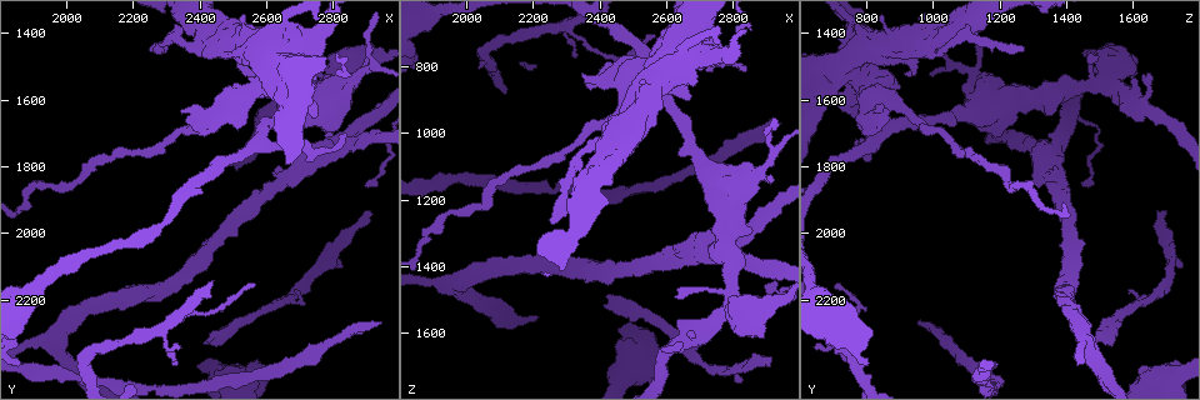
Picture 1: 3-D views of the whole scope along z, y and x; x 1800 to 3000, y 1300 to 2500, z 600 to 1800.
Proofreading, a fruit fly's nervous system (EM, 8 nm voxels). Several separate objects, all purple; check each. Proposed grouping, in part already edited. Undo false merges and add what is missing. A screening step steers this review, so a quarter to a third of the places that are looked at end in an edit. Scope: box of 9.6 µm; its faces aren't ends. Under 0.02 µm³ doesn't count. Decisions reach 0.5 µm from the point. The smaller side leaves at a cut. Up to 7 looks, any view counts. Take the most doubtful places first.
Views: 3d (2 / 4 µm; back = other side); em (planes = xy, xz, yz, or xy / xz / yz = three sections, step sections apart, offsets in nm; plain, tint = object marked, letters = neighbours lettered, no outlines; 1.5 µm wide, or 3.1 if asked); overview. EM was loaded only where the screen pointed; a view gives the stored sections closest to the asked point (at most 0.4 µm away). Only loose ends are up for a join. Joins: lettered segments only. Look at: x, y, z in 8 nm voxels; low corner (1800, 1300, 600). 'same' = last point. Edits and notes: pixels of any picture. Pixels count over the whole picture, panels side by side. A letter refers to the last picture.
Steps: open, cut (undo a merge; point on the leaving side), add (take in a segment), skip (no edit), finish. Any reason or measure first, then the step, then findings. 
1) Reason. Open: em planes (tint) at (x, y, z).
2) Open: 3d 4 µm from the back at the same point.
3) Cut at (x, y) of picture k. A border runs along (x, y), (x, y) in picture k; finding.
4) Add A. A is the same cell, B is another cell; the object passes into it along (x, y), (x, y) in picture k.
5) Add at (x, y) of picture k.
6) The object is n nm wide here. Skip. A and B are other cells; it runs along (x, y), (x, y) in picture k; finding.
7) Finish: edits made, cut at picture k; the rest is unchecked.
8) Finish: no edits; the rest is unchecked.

Long arm stops here. Open: em xy step 4 (letters) at (2950, 2270, 960).

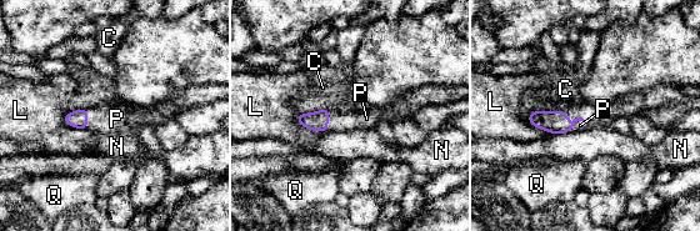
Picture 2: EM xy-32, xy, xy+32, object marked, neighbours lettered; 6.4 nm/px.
Open: em planes (letters) at the same point.

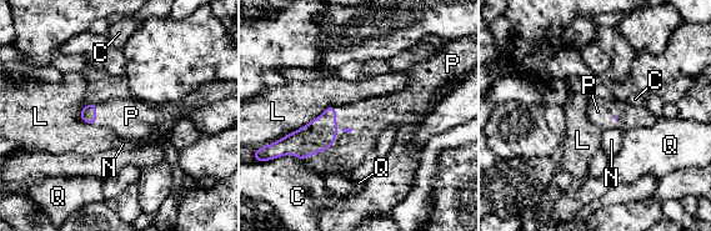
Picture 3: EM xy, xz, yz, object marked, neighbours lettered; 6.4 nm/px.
Add P. P is the same cell, C, L, N and Q are other cells; the object passes into it along (88, 114), (95, 114), (130, 117) in picture 3; it goes on there.

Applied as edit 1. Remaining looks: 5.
Open: 3d 2 µm at (2910, 1940, 1700).

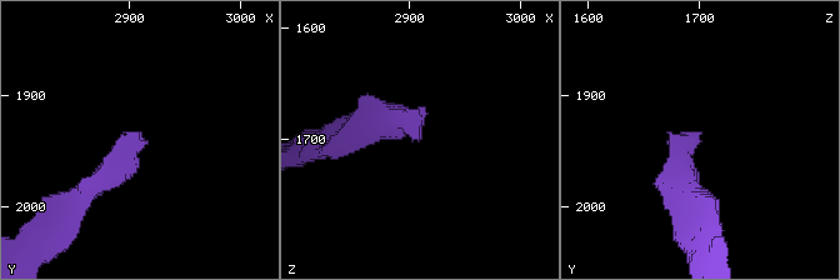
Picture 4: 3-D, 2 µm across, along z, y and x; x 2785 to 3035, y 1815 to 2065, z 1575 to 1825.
Shape alone is not enough. Open: em xy step 8 (tint) at (2908, 1938, 1702).

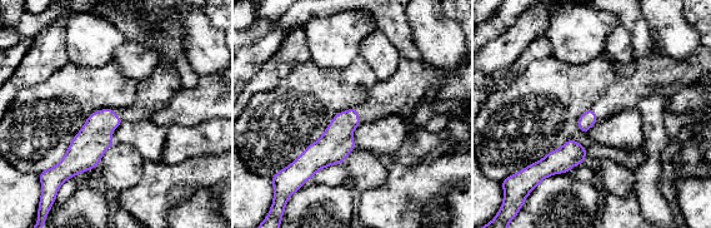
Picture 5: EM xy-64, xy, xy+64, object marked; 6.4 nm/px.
Open: em planes (letters) at the same point.

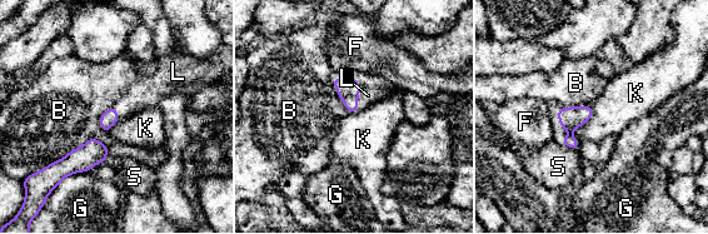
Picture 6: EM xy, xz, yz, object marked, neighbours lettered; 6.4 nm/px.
Add L. L is the same cell, B, F, G, K and S are other cells; the object passes into it along (348, 89), (357, 98), (368, 95) in picture 6; it goes on there.

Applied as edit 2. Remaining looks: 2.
A fork. Open: em planes (tint) at (2920, 1490, 1060).

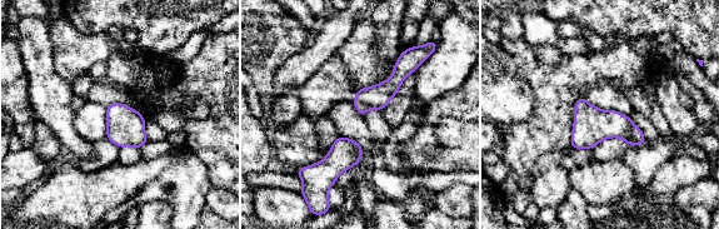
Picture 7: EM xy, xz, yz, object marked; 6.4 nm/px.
Open: em planes (letters) at the same point.

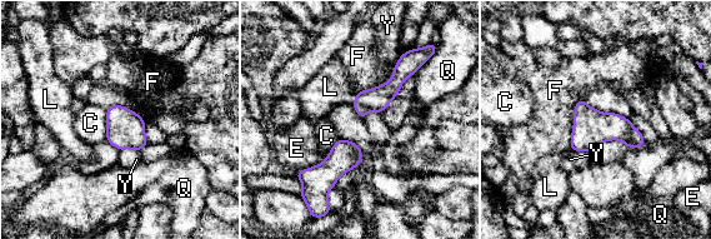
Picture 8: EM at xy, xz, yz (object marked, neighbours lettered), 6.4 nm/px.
The object is 240 nm wide here. Skip. C, E, F, L, Q and Y are other cells; it runs along (401, 64), (397, 79), (362, 113) in picture 8; all the same neuron.

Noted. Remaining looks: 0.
Finish: edits made, add at picture 3, add at picture 6; the rest is unchecked.

